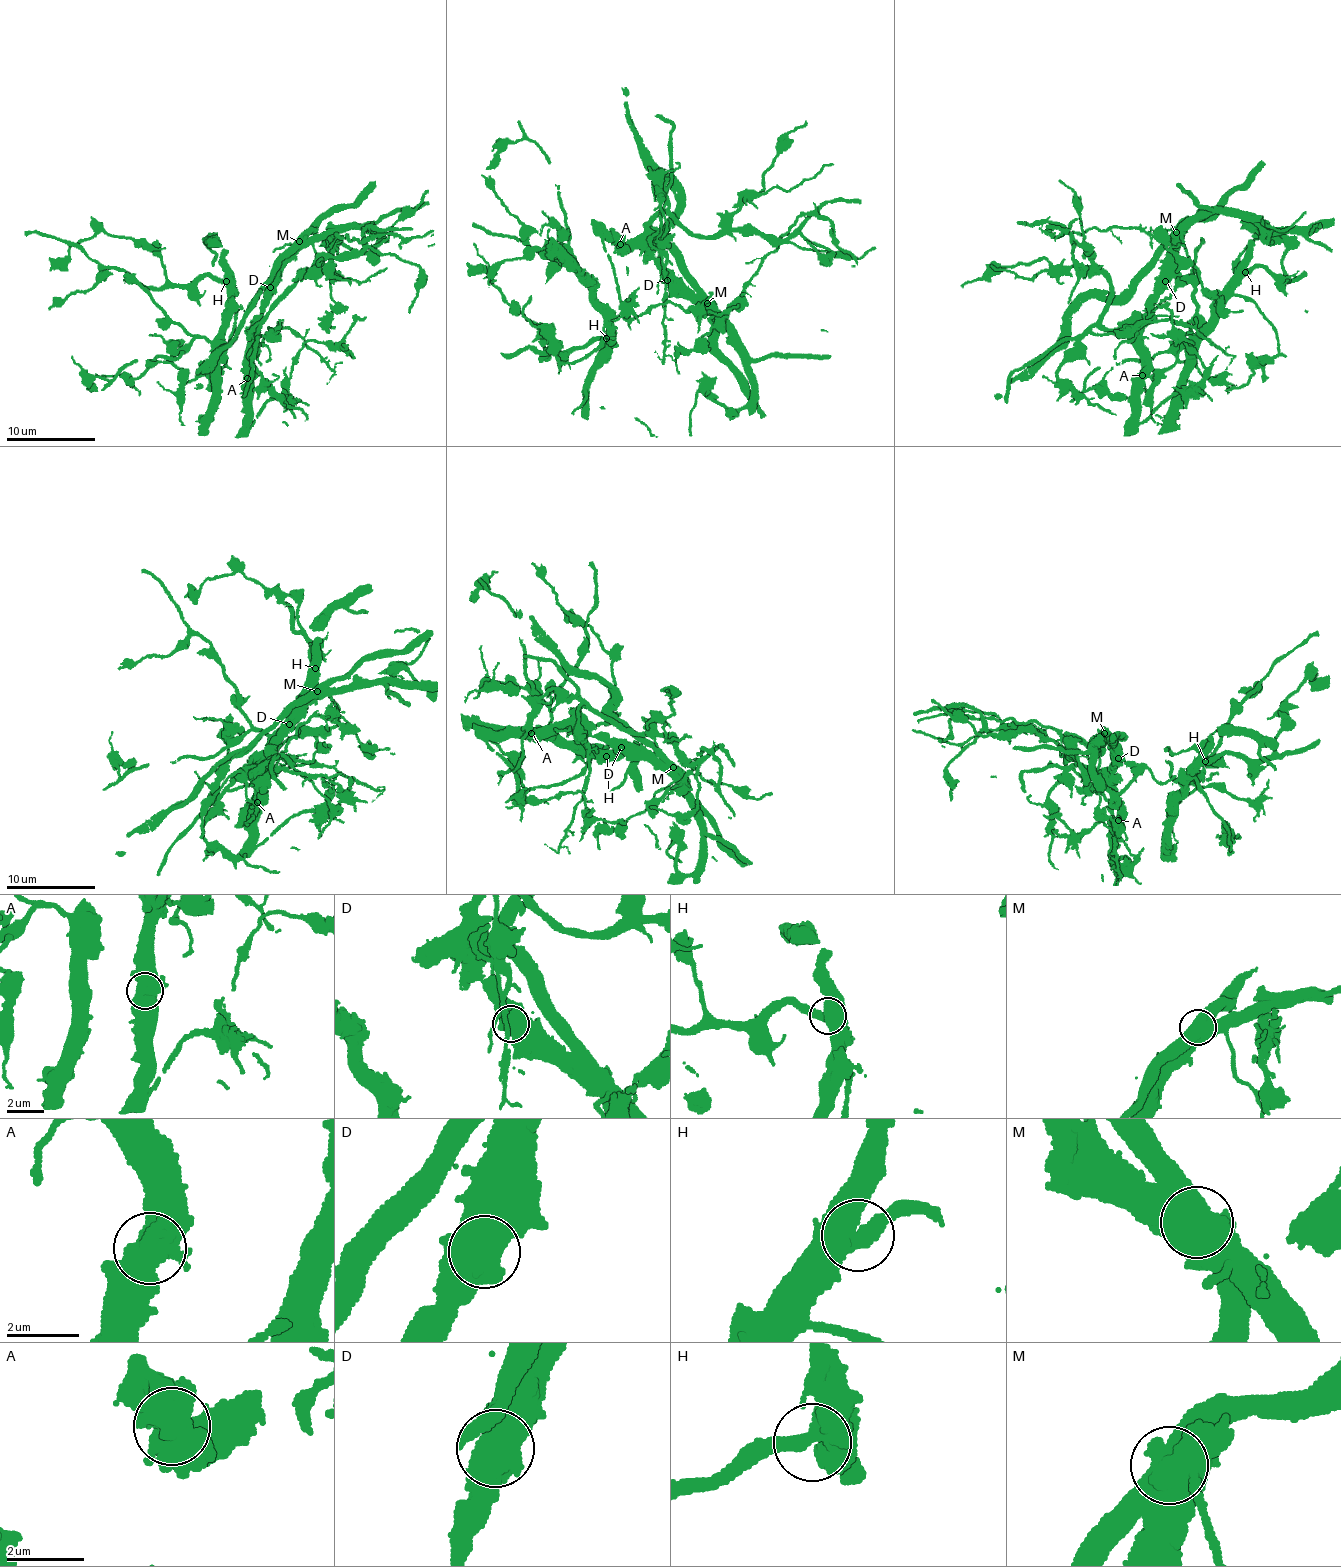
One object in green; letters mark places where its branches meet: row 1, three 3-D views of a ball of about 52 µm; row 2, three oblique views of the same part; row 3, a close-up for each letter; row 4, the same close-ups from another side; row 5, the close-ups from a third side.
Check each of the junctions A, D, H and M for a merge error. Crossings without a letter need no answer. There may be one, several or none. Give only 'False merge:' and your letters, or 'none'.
False merge: M

